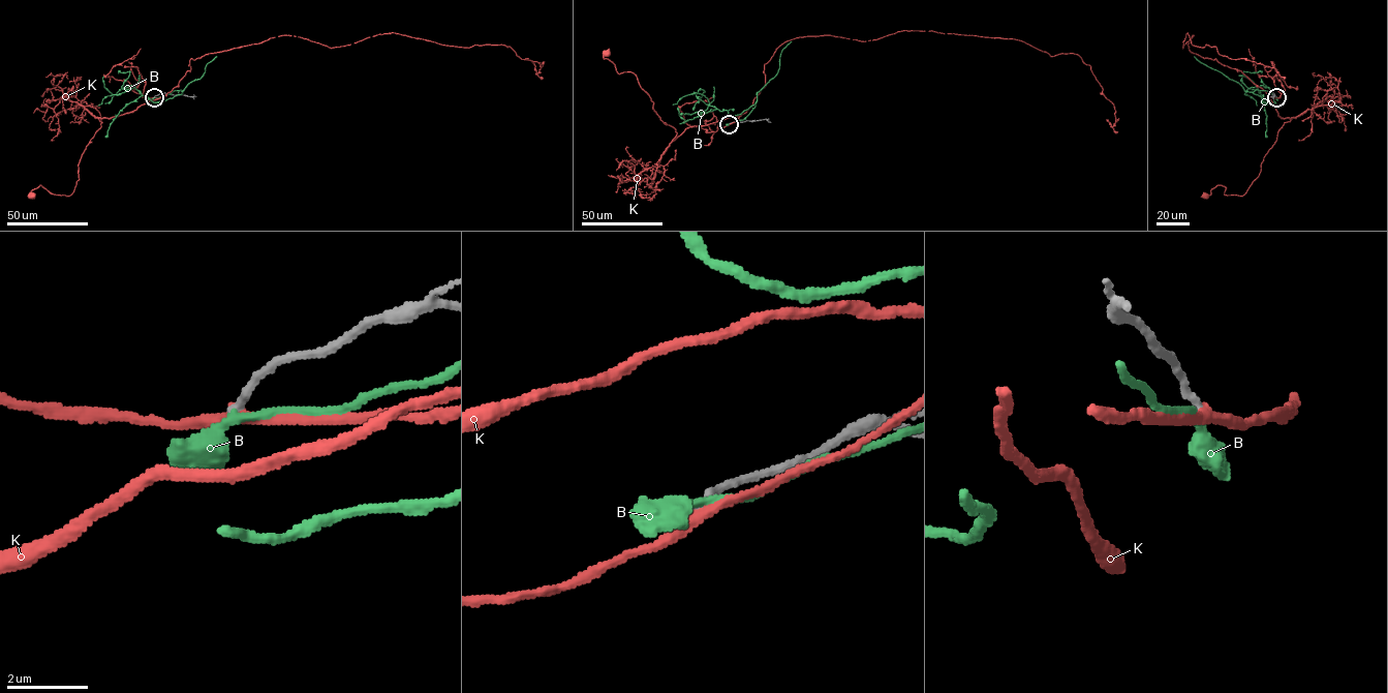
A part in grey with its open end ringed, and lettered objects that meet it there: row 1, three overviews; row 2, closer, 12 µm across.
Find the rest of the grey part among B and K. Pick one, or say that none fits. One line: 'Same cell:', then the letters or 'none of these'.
Same cell: none of these

